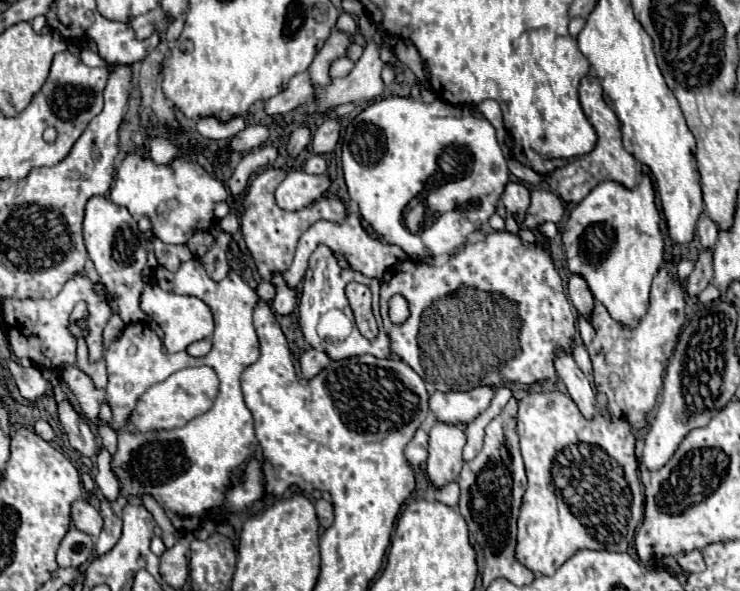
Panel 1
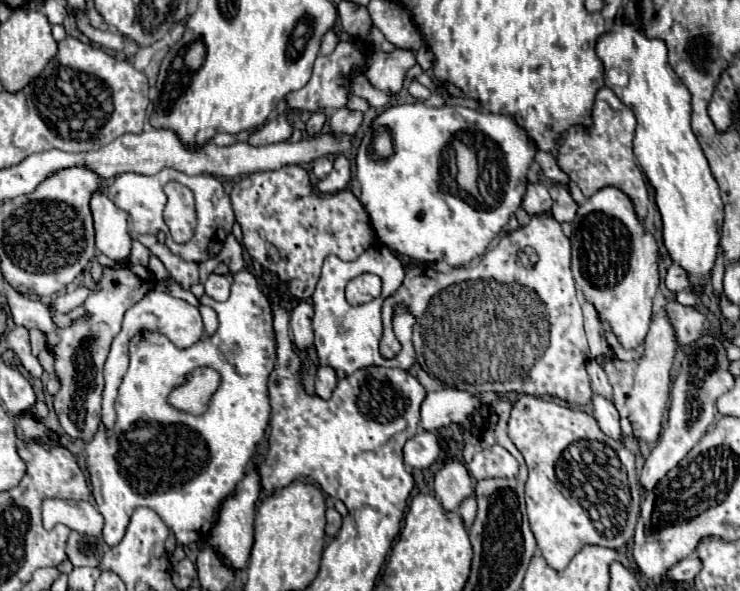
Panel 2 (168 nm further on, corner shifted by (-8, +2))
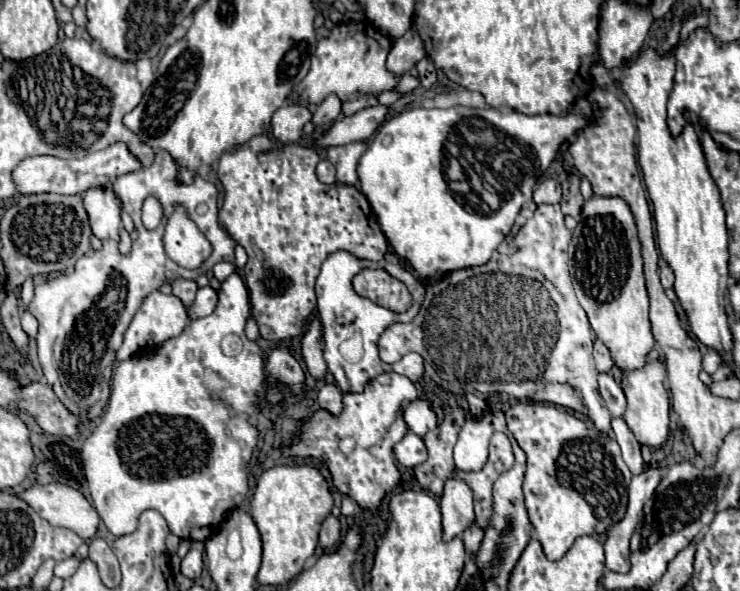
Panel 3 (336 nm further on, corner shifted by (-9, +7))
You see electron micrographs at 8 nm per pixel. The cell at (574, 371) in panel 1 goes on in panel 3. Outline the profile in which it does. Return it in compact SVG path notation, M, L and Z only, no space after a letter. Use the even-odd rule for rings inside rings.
M614 418L612 420L612 430L614 430L614 438L616 442L620 444L620 450L622 450L622 458L624 462L628 464L630 472L636 476L636 474L642 474L644 472L644 460L640 456L640 446L634 438L634 434L628 430L626 422L622 418Z

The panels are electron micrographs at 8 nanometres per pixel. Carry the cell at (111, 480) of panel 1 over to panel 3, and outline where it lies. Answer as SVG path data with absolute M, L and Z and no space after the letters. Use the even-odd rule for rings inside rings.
M152 292L146 296L146 300L142 302L140 310L134 314L126 334L124 334L124 344L120 346L120 350L116 352L116 360L122 362L122 360L128 360L132 358L138 350L144 350L152 344L164 344L166 340L170 338L176 338L184 326L188 324L188 314L186 314L186 308L182 306L182 302L174 296L174 294L162 294L162 292Z

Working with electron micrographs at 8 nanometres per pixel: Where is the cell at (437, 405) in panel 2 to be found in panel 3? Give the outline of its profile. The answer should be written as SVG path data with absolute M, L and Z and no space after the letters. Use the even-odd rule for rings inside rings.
M414 400L402 414L402 420L406 422L408 430L412 430L418 436L424 436L426 432L436 428L436 414L432 410L430 402L424 400Z

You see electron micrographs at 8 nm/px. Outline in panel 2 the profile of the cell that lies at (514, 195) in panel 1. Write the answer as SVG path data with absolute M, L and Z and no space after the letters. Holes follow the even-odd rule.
M533 183L527 185L525 197L521 207L527 211L527 215L541 215L541 213L549 213L553 205L553 199L549 197L549 191L545 185L541 183Z

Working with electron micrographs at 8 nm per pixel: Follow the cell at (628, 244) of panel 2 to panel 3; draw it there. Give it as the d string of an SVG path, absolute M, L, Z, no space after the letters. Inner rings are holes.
M594 196L588 200L570 240L568 258L578 302L588 314L596 338L608 346L616 368L636 370L646 366L654 336L648 320L648 294L644 286L640 240L628 204L622 198Z

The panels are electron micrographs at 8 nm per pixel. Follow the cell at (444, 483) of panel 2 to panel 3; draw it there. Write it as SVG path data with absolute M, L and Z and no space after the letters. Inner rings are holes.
M448 480L440 498L442 508L442 538L450 542L474 524L472 490L462 480Z

